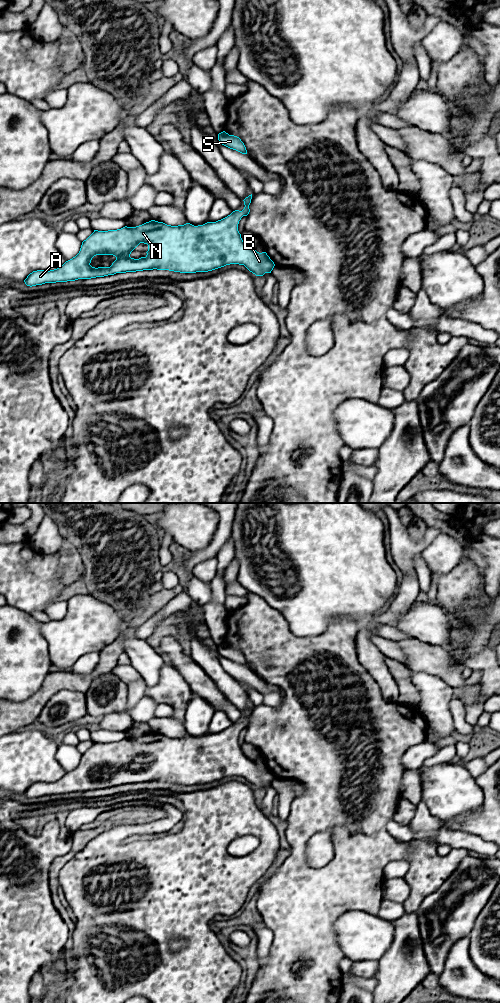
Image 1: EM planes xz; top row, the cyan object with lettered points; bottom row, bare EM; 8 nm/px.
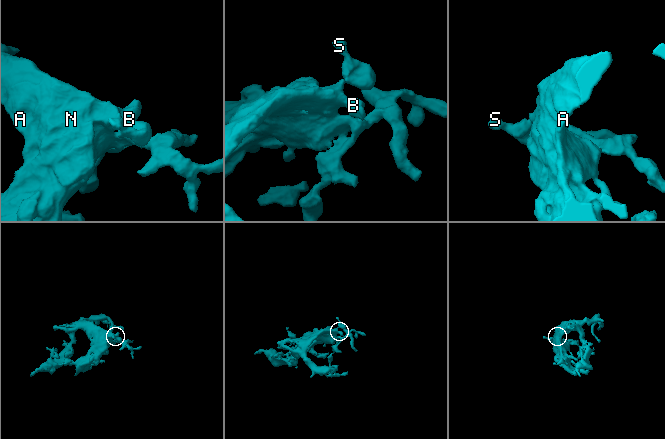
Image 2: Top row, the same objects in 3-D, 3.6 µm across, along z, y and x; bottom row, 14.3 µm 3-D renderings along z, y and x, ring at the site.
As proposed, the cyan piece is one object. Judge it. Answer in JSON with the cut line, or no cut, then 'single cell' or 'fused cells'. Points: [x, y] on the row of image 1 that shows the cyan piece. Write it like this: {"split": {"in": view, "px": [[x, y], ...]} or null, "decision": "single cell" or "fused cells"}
{"split": null, "decision": "single cell"}

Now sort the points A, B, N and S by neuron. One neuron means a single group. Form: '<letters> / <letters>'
A B N S

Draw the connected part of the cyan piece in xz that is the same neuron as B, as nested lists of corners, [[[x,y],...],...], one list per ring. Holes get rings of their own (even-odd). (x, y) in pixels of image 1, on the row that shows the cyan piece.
[[[252,194],[246,197],[244,209],[235,210],[227,217],[216,222],[207,222],[194,226],[190,223],[171,226],[163,222],[151,220],[136,227],[123,227],[117,230],[94,232],[82,242],[79,253],[54,270],[37,270],[30,273],[24,280],[27,286],[45,283],[67,282],[78,279],[91,279],[114,275],[116,273],[136,272],[143,270],[169,270],[180,273],[208,272],[226,265],[244,265],[256,276],[271,273],[275,264],[266,252],[259,253],[247,246],[238,231],[239,221],[250,212]],[[140,244],[148,245],[147,255],[139,259],[130,257],[131,252]],[[96,255],[113,255],[116,260],[110,267],[92,267],[91,260]]]

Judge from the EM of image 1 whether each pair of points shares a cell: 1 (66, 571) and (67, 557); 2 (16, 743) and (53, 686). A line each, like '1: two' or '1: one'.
1: one
2: two

